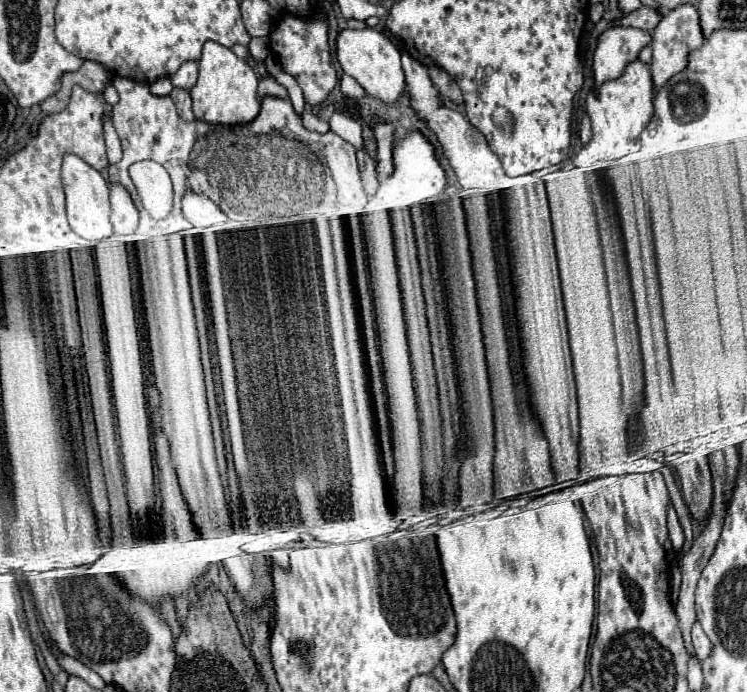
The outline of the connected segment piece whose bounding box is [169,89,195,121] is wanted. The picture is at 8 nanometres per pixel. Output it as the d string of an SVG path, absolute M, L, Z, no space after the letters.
M173 89L171 95L169 95L179 111L179 115L185 119L185 121L193 121L195 115L193 115L193 109L191 109L191 95L187 91L181 91L181 89Z

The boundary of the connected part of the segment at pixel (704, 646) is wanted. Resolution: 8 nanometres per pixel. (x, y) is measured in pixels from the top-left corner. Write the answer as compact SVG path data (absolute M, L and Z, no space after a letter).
M699 623L693 625L691 637L693 637L693 647L695 647L695 655L697 655L697 659L699 659L699 661L707 659L709 653L711 653L711 643L709 643L709 637L703 633L703 629L701 629Z

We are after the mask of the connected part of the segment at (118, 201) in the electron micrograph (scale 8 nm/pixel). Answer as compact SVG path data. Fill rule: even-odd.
M111 185L111 223L115 233L131 233L137 229L139 211L125 187Z

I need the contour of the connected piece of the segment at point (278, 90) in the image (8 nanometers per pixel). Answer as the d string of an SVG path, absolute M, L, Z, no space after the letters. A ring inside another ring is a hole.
M269 73L265 77L261 77L261 81L259 81L259 97L267 97L267 95L273 95L273 97L279 97L281 99L287 96L285 87L279 85L275 81L275 77L269 75Z

